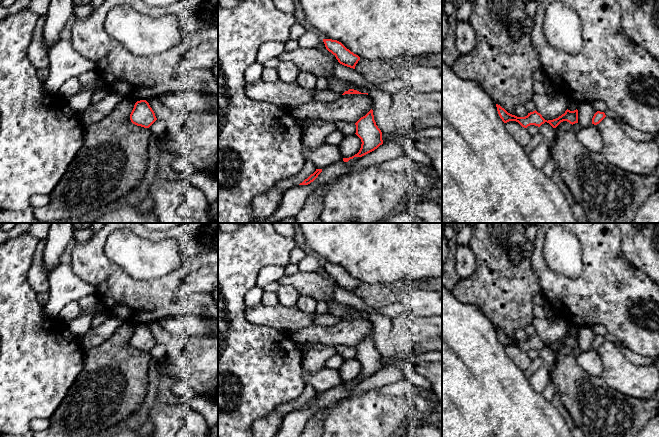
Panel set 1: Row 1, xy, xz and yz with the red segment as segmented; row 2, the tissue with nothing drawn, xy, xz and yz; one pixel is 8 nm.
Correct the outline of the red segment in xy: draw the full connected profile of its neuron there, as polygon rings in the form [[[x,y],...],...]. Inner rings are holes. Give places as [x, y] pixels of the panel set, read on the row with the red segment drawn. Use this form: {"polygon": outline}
{"polygon": [[[146,100],[137,101],[130,114],[133,124],[144,128],[149,128],[156,120],[156,116]]]}

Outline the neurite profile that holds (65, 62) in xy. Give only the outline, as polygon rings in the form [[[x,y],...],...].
[[[61,38],[49,50],[49,76],[43,83],[45,91],[58,96],[60,87],[70,78],[96,69],[94,62],[77,52],[69,39]]]

